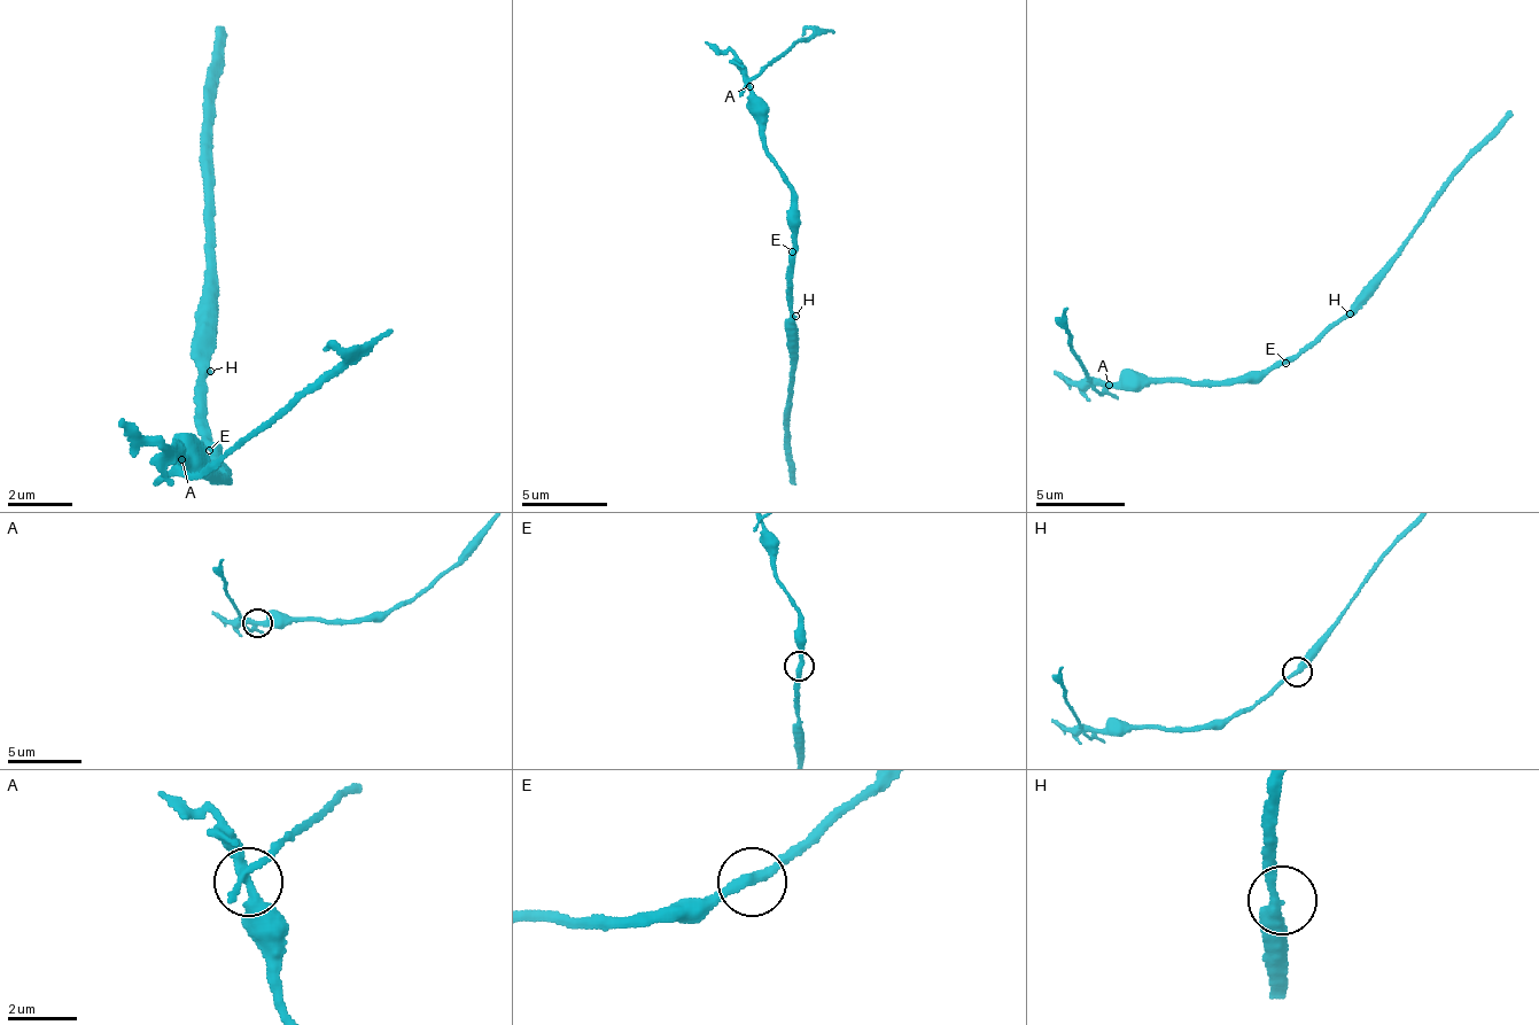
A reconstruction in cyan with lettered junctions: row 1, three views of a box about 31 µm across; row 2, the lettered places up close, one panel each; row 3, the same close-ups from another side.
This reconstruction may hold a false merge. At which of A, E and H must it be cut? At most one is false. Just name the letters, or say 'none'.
A

